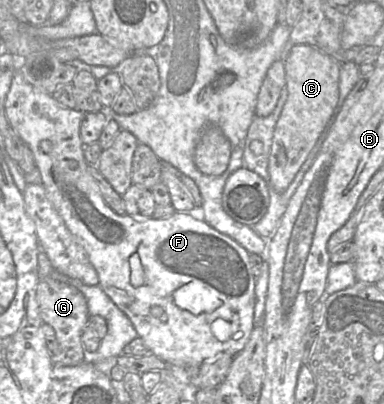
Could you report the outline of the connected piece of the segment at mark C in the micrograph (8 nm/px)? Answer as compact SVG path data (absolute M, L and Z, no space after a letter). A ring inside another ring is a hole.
M288 42L284 46L281 59L284 60L288 97L274 129L268 162L268 183L276 192L284 192L293 182L298 171L308 159L312 148L315 146L323 130L332 126L340 111L340 109L337 109L337 103L339 100L341 62L338 62L334 57L317 47L308 44L294 45L291 42Z

